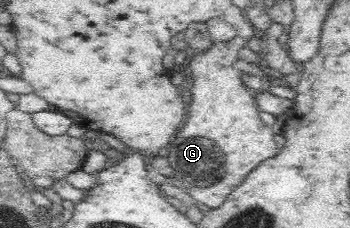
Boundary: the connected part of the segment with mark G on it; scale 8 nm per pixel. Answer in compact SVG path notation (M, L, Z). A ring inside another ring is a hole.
M240 36L224 43L213 43L208 51L190 54L187 60L190 74L192 74L192 88L190 88L190 104L184 122L171 136L166 147L165 155L181 172L181 184L189 198L194 198L197 205L204 205L208 209L219 208L226 200L229 192L244 180L244 177L257 164L278 154L280 148L274 141L271 127L266 125L259 116L260 109L256 103L253 91L242 82L242 72L234 65L239 61L238 53L247 42Z

